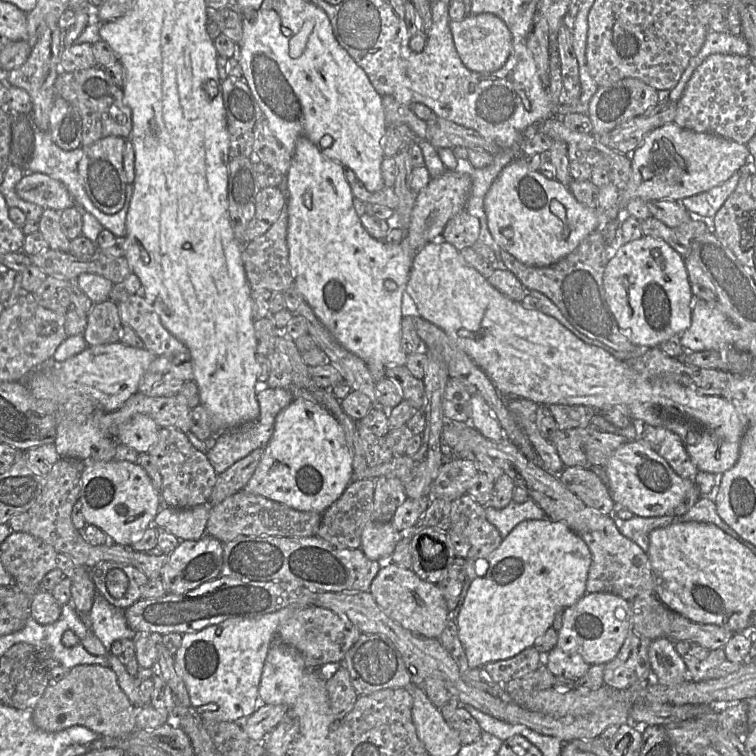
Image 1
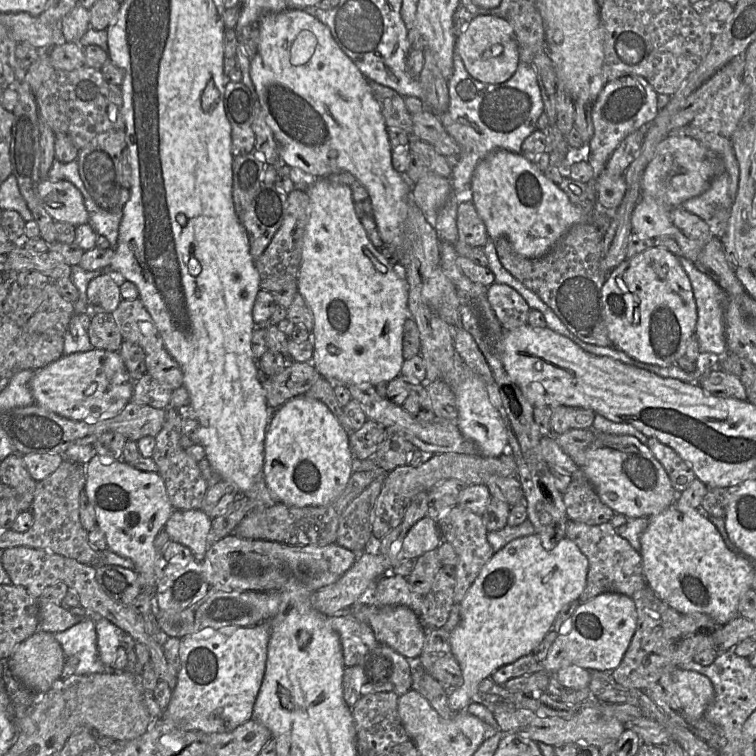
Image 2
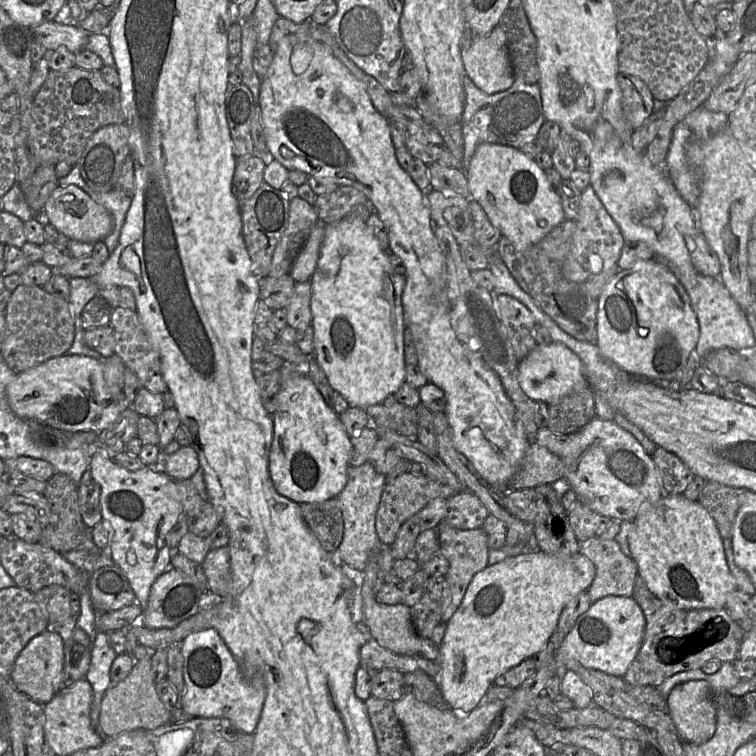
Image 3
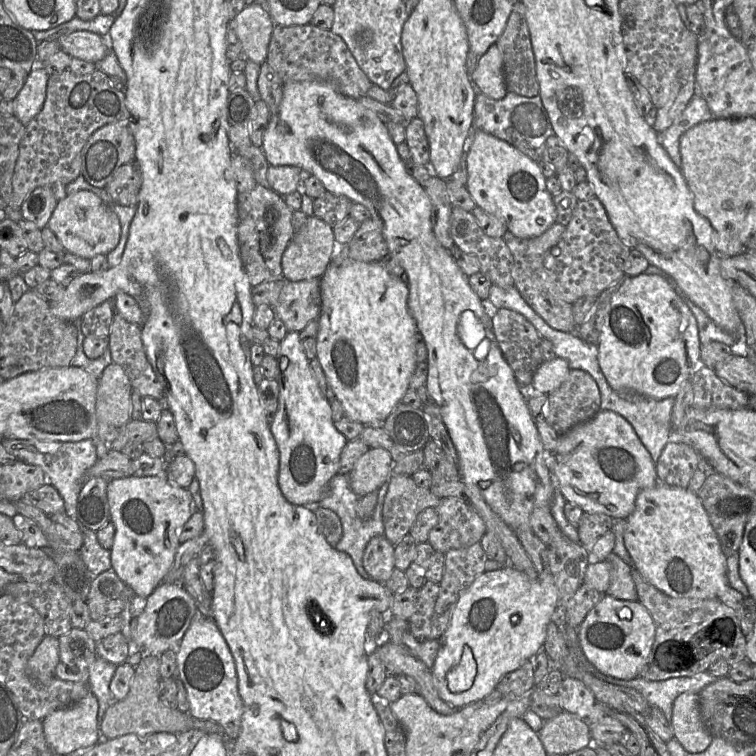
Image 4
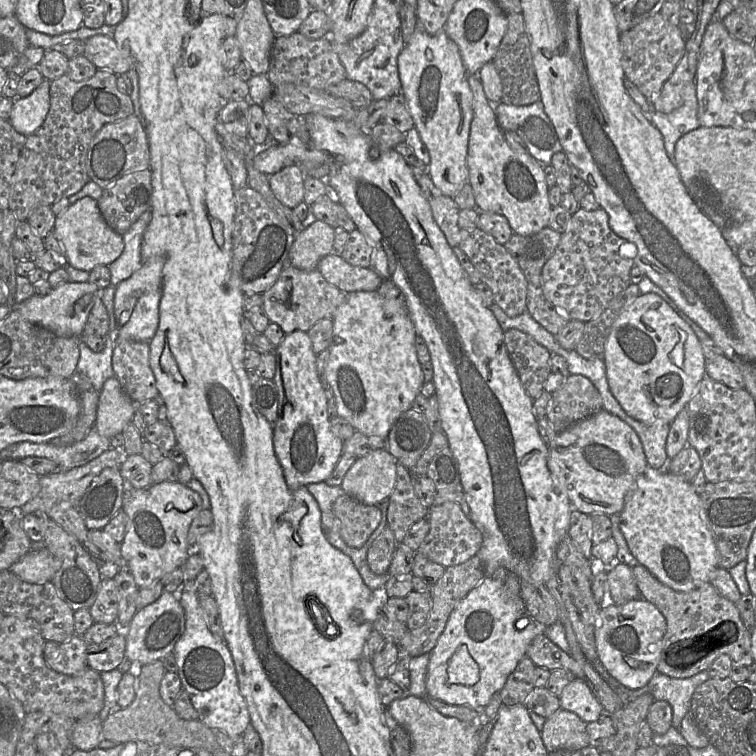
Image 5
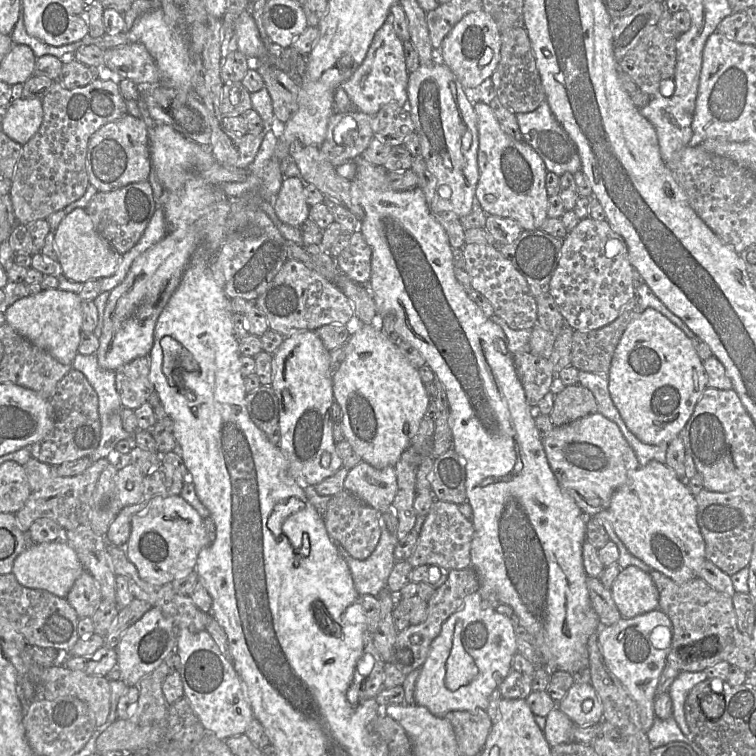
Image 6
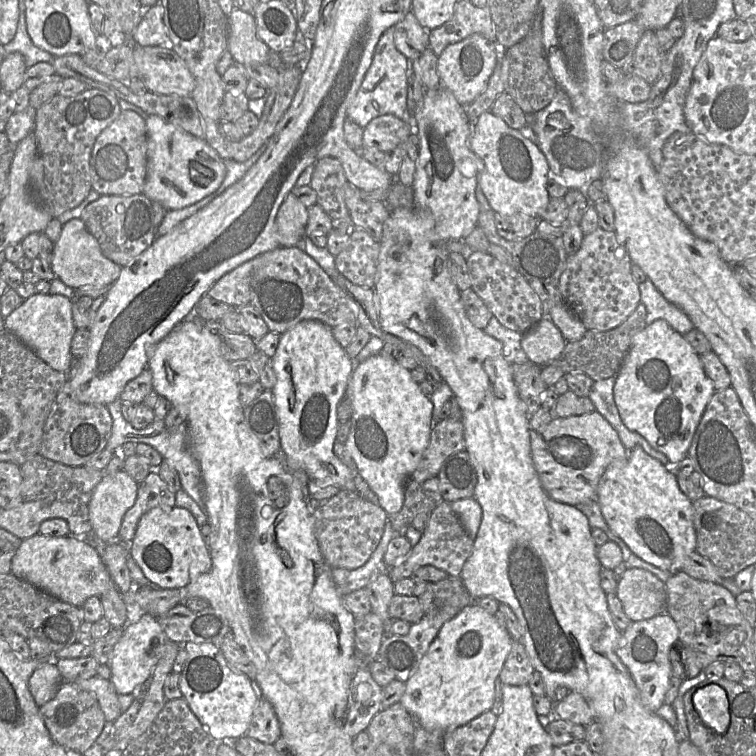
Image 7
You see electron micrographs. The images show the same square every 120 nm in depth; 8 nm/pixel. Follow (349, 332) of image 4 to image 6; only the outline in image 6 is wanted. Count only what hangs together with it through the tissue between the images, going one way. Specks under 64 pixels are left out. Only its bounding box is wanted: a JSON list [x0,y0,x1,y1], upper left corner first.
[333,324,429,468]

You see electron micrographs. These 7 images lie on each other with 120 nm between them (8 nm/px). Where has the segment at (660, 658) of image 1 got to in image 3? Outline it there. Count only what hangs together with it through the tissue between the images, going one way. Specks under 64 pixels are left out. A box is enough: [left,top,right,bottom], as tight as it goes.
[668,680,717,744]

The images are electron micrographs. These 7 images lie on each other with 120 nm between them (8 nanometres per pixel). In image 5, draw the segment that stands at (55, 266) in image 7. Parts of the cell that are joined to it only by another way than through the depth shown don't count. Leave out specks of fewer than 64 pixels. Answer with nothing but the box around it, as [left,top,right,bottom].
[52,197,124,272]

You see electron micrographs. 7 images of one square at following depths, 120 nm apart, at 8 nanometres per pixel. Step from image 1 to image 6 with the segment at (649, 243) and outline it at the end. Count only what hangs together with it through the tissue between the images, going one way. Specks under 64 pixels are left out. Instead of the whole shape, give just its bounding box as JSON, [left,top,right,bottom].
[608,308,708,445]

